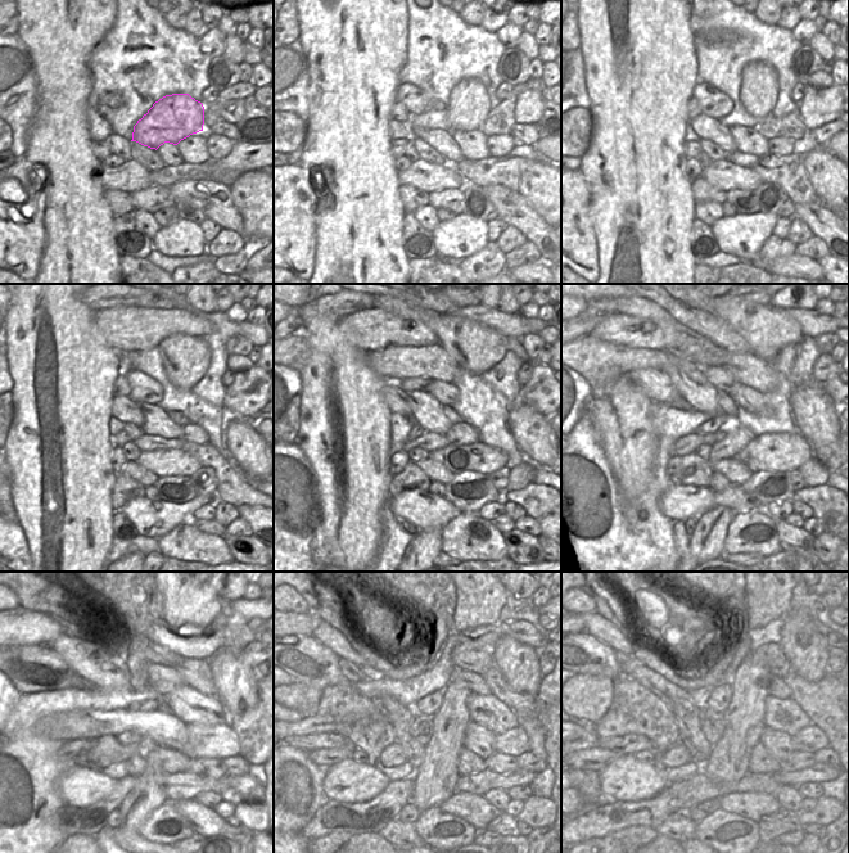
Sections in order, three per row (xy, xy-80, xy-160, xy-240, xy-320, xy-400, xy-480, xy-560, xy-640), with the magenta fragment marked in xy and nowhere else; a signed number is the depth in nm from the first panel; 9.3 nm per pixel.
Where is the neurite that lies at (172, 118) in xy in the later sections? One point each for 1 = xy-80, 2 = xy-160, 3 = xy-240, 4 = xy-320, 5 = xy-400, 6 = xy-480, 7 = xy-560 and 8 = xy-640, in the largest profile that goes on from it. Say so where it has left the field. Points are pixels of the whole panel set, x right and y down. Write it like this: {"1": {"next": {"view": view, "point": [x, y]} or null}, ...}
{"1": {"next": {"view": "xy-80", "point": [469, 104]}}, "2": {"next": {"view": "xy-160", "point": [759, 85]}}, "3": {"next": {"view": "xy-240", "point": [185, 359]}}, "4": {"next": {"view": "xy-320", "point": [475, 347]}}, "5": {"next": {"view": "xy-400", "point": [767, 329]}}, "6": {"next": {"view": "xy-480", "point": [184, 603]}}, "7": {"next": {"view": "xy-560", "point": [479, 597]}}, "8": {"next": {"view": "xy-640", "point": [768, 597]}}}

